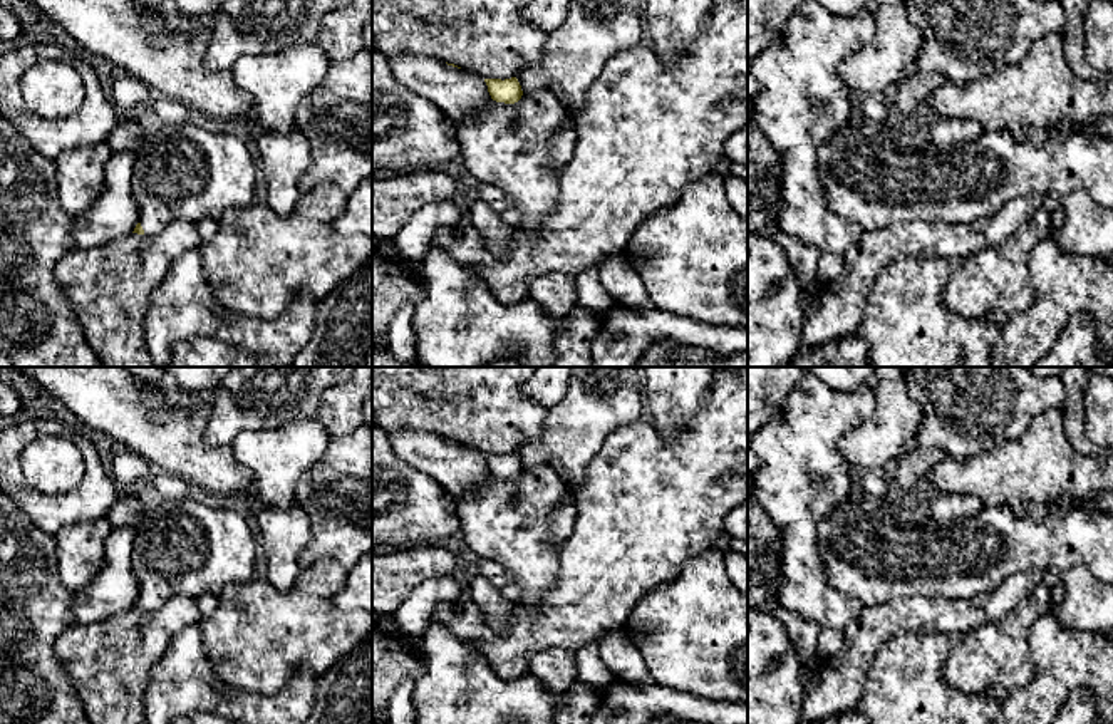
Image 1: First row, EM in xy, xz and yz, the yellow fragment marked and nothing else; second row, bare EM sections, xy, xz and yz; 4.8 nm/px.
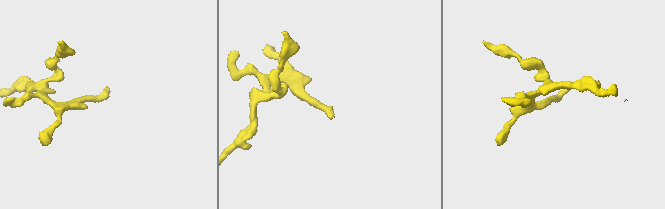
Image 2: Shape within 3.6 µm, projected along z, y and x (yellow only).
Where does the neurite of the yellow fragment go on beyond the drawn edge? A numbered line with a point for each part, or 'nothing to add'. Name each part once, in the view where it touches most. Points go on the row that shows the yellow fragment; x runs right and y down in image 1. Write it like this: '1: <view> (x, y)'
1: xy (186, 171)

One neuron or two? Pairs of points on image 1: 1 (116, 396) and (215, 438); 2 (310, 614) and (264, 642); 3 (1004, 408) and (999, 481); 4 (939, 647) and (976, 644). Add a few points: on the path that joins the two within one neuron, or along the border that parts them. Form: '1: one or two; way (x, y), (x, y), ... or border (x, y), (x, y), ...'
1: two; border (210, 394), (203, 441), (230, 446)
2: one; way (299, 625), (287, 625), (275, 632)
3: two; border (1035, 418), (1016, 438), (966, 456)
4: two; border (962, 634), (942, 667), (942, 679), (947, 684)

